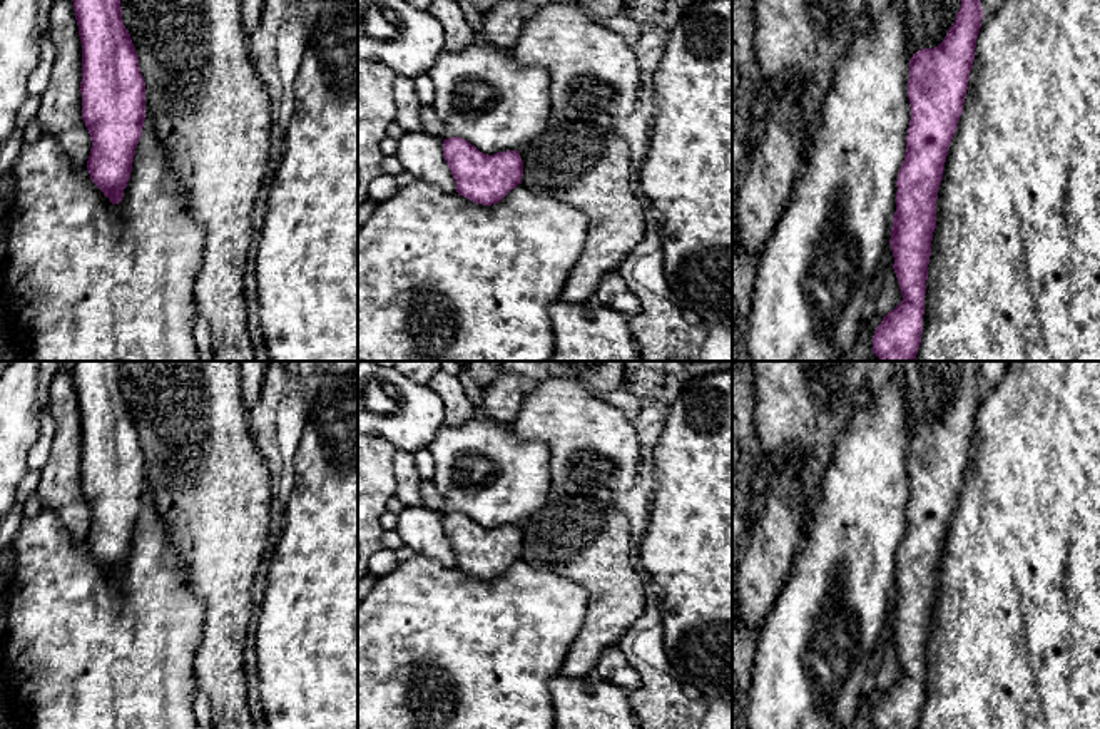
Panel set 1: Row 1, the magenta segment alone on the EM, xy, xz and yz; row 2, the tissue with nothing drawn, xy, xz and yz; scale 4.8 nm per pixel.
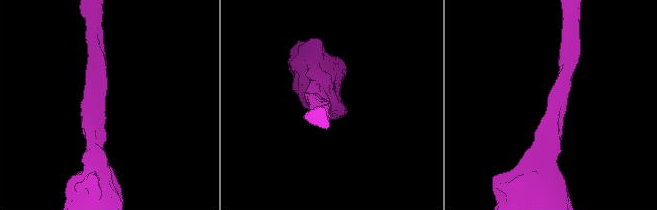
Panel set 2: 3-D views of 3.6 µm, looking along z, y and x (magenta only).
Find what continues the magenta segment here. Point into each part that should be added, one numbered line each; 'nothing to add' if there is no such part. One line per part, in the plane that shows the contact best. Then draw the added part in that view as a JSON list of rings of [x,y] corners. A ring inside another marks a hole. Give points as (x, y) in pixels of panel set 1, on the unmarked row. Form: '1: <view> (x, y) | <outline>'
nothing to add

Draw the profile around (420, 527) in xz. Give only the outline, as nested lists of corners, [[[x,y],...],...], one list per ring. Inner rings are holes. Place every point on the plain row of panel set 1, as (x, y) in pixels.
[[[406,505],[396,515],[396,532],[416,555],[456,567],[456,557],[443,532],[443,513],[425,505]]]

